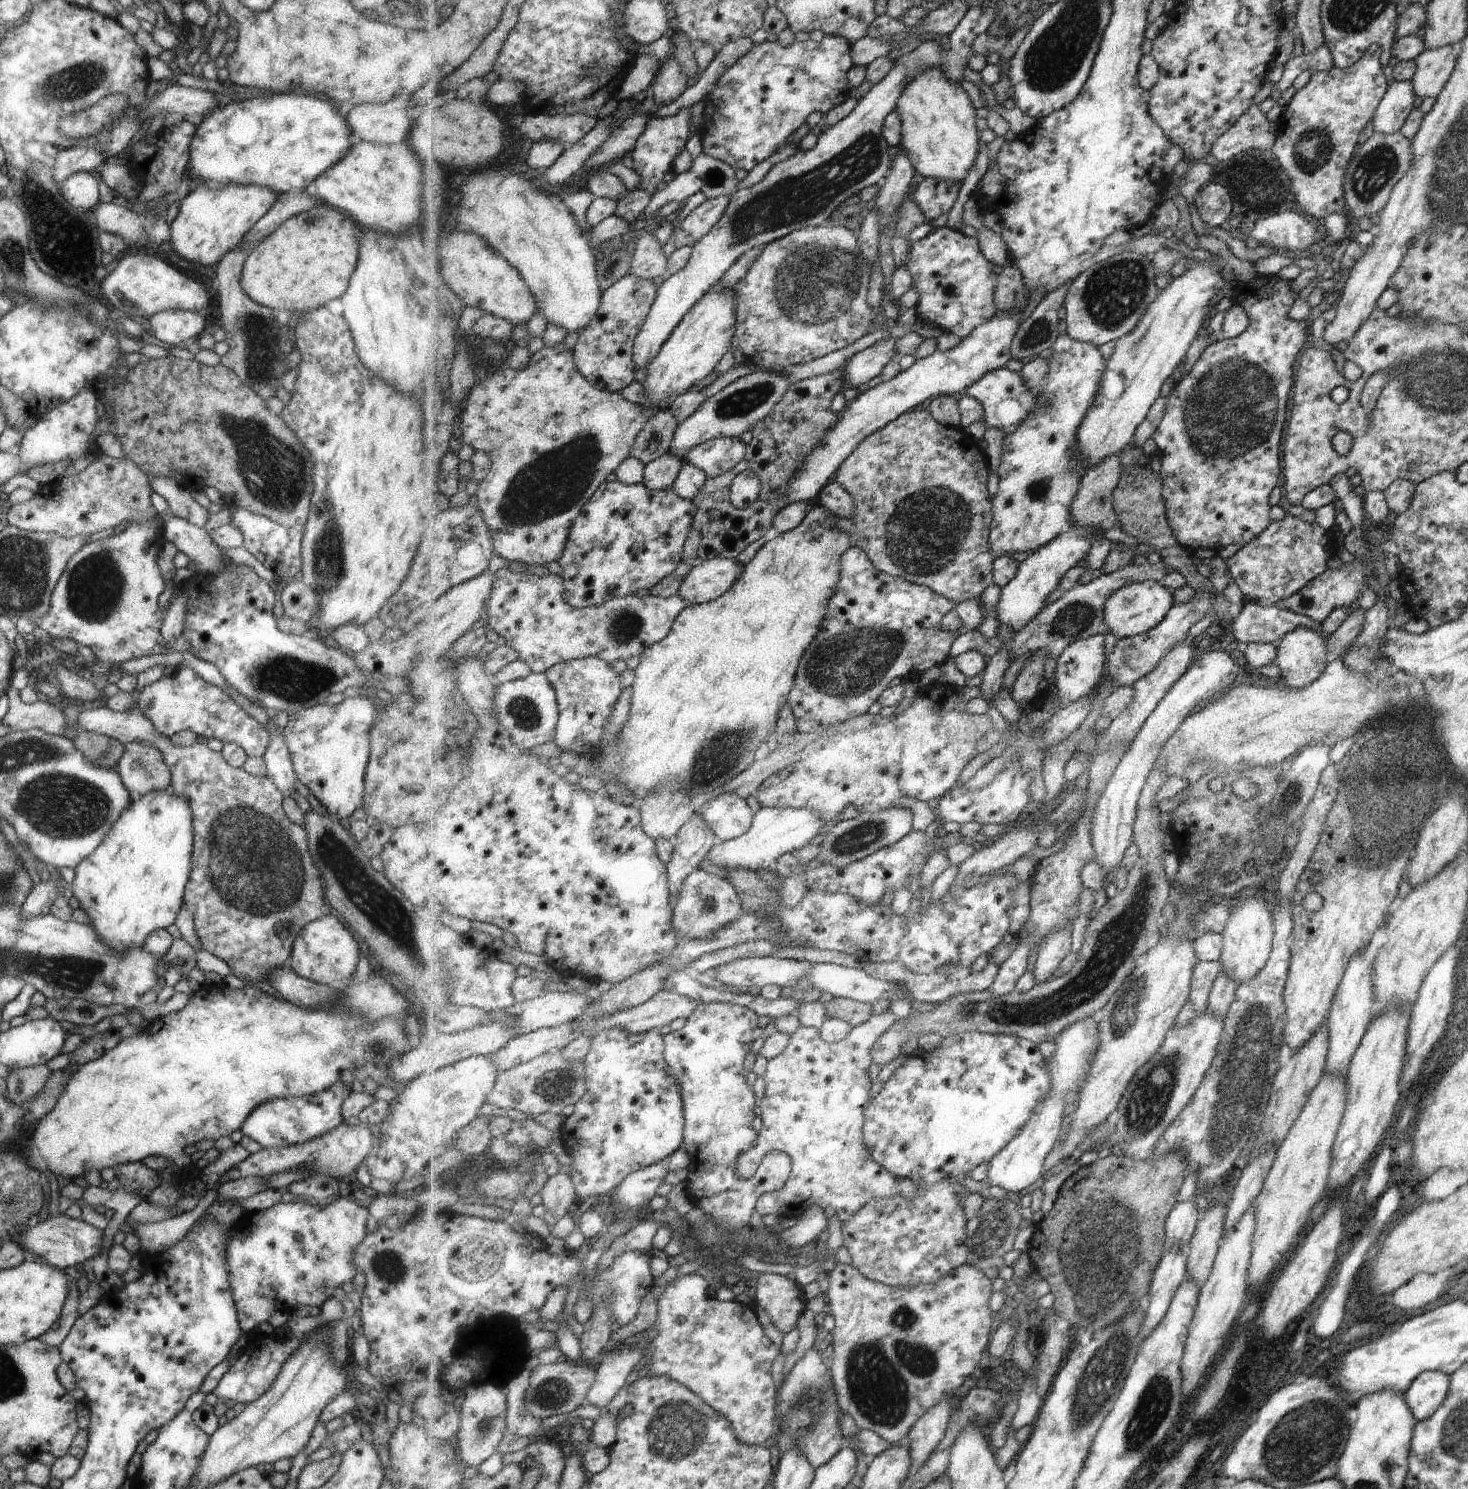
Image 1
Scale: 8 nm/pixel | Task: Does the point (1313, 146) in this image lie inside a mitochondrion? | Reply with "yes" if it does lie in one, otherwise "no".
yes

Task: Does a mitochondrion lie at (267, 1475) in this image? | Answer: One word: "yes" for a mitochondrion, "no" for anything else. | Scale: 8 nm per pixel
no

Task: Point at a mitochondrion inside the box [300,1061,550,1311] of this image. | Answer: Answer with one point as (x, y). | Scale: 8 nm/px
(388, 1266)

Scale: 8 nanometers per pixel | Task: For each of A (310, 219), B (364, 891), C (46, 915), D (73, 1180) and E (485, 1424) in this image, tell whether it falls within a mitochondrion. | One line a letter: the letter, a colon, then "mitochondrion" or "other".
A: other
B: mitochondrion
C: other
D: other
E: mitochondrion

